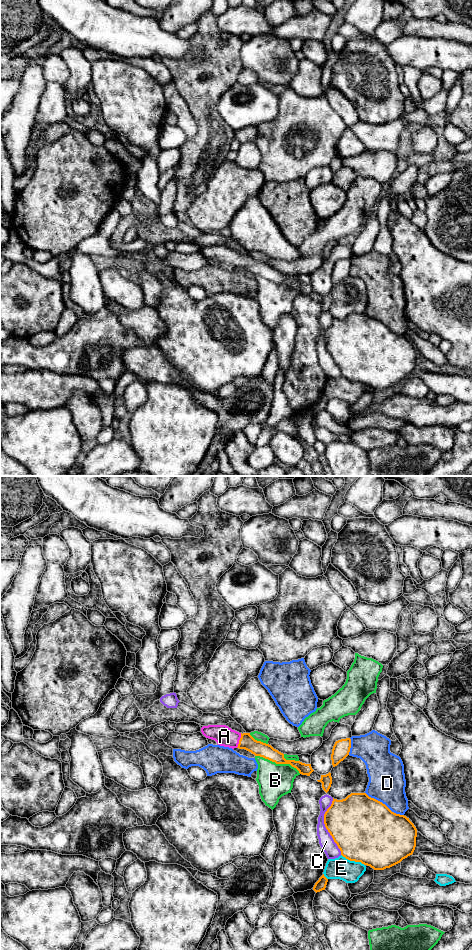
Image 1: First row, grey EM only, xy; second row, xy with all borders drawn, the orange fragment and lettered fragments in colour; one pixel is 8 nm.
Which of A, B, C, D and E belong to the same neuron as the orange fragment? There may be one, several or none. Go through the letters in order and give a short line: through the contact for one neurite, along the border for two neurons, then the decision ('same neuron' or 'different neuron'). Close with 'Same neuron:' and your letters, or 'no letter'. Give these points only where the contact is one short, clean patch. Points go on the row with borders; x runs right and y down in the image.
A: line xy (247, 742), (239, 740), (224, 736); same neuron
B: different neuron
C: different neuron
D: different neuron
E: different neuron
Same neuron: A

